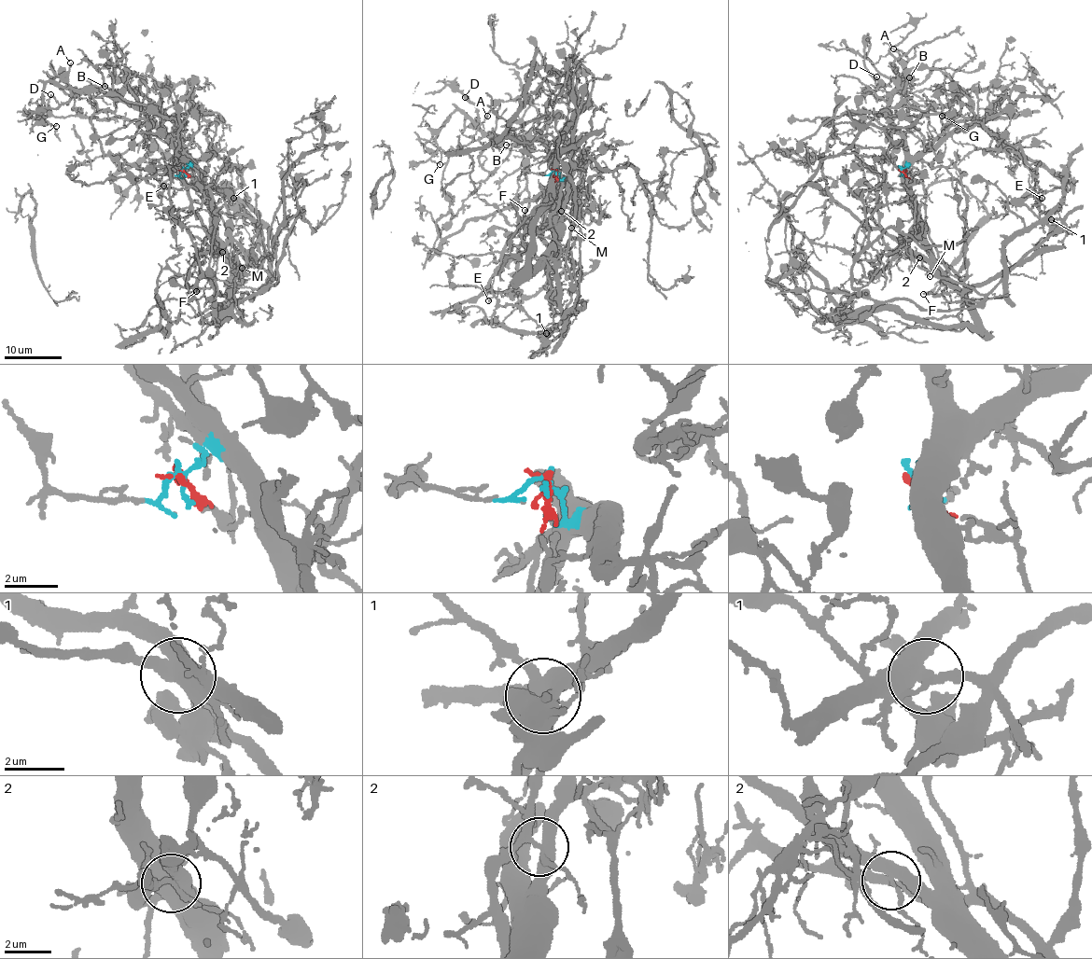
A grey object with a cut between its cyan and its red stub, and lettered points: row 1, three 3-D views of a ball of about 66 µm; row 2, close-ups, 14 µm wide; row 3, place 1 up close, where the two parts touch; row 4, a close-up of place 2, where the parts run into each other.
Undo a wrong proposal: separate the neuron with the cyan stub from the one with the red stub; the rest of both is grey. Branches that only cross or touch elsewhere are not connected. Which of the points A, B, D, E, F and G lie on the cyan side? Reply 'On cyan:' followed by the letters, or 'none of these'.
On cyan: A, B, D, G

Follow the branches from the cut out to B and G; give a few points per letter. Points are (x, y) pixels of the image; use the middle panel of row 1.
B: (556, 171), (564, 176), (542, 142), (523, 137), (519, 143), (506, 145)
G: (556, 171), (564, 176), (540, 141), (482, 135), (457, 109), (436, 137), (437, 152), (430, 159), (440, 164)

